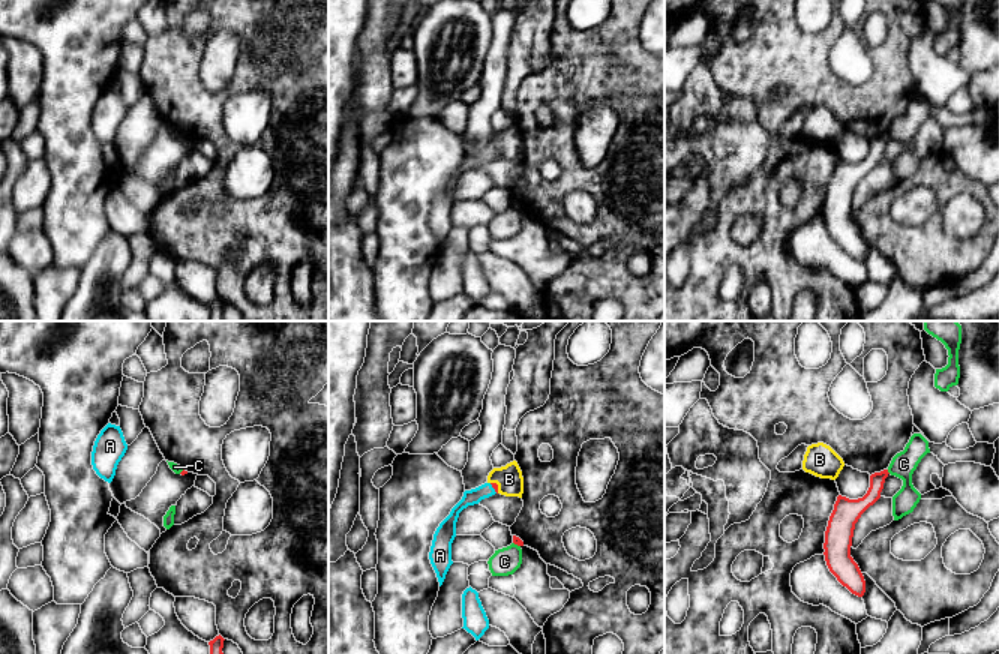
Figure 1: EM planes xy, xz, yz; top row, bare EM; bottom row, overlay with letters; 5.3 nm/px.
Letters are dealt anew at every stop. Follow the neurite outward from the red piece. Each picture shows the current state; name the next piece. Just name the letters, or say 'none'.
A

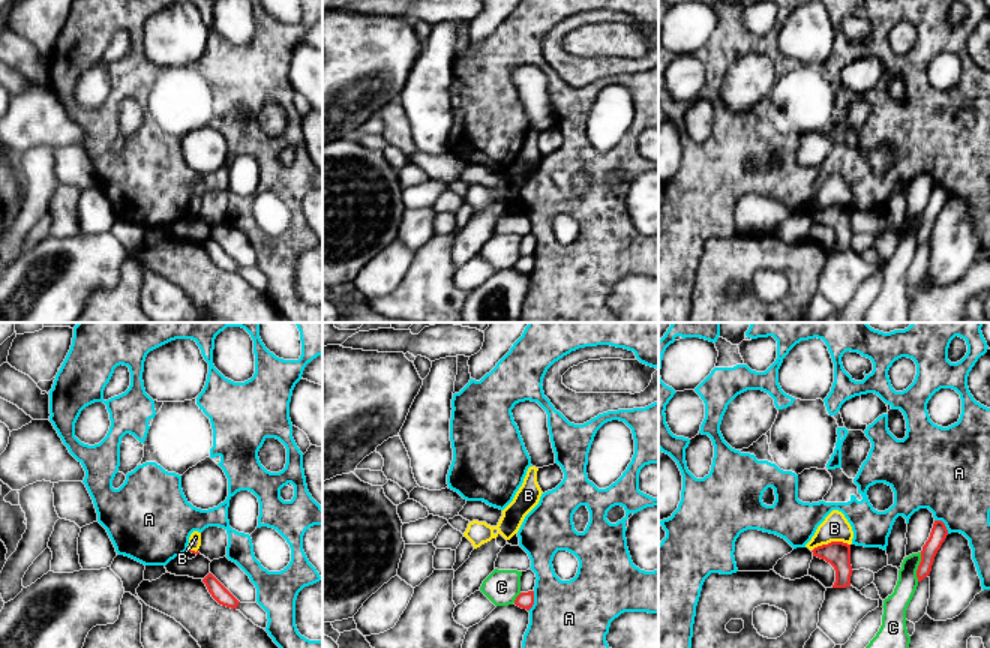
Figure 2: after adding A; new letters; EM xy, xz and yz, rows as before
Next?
none

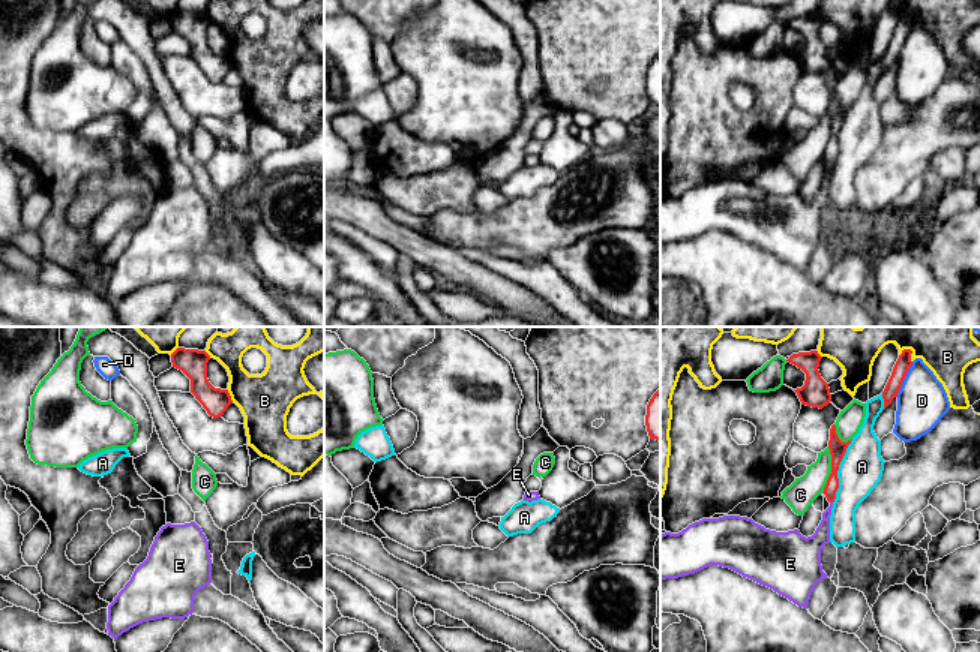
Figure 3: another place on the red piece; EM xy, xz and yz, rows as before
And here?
E

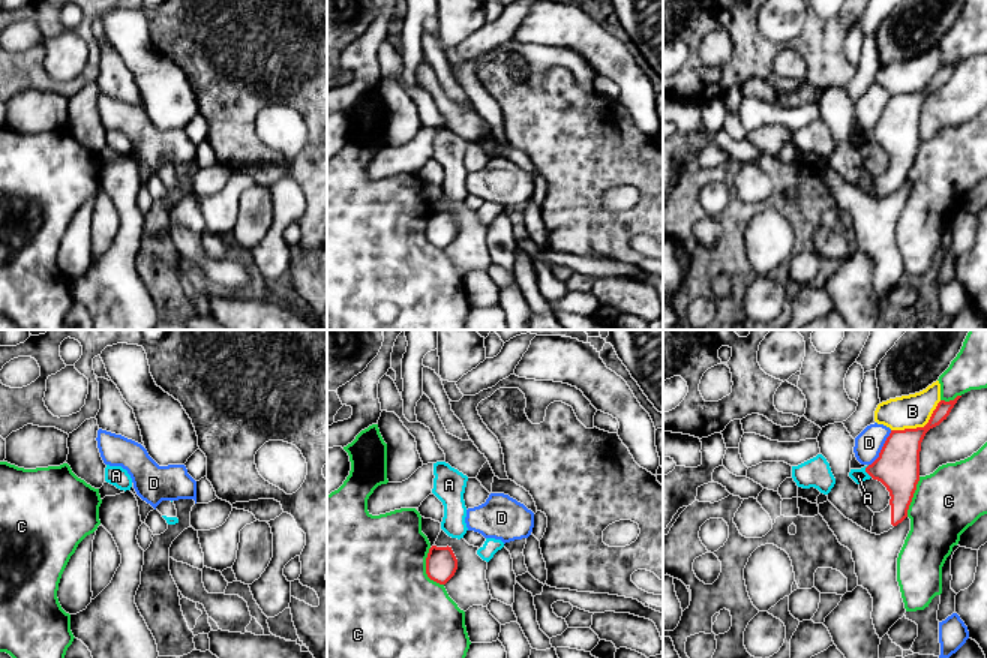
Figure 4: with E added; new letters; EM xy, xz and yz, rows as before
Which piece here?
A

